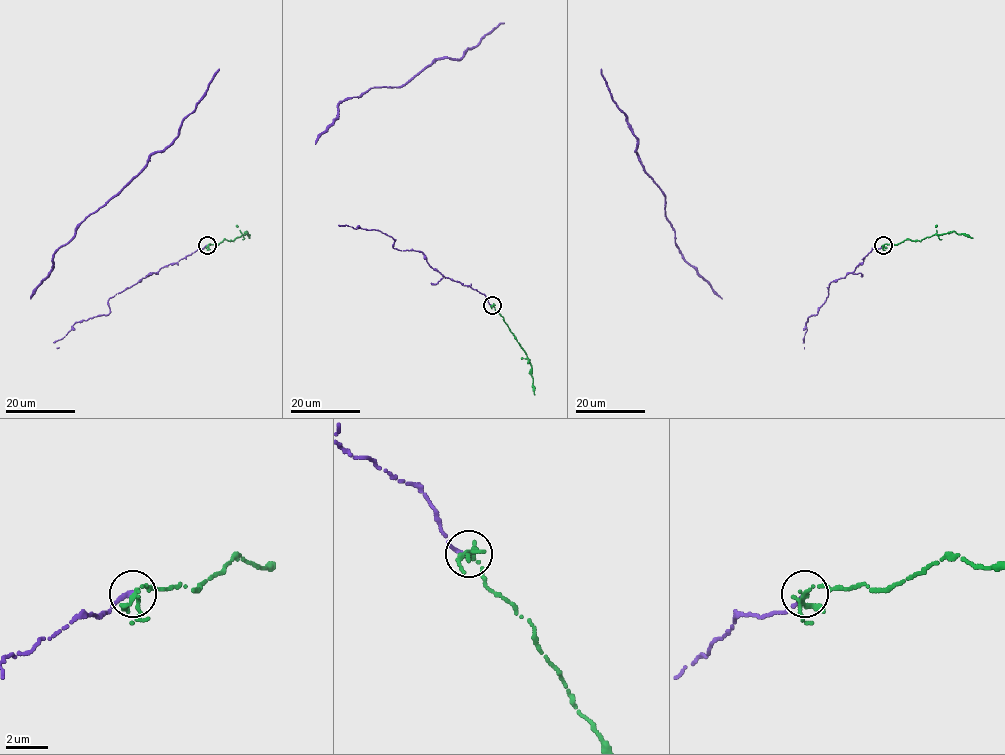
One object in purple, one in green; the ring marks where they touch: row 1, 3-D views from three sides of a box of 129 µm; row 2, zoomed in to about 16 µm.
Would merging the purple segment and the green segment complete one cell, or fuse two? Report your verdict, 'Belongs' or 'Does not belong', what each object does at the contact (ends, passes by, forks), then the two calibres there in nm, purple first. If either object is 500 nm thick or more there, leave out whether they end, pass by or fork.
Belongs. At the ring purple ends. At the ring green forks. Thickness 260 nm (purple) against 180 nm

